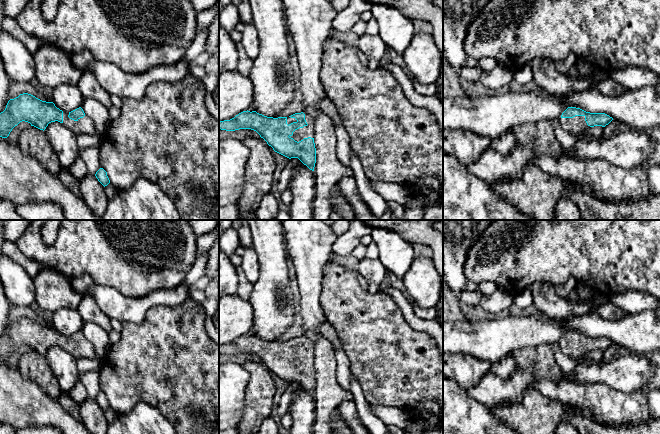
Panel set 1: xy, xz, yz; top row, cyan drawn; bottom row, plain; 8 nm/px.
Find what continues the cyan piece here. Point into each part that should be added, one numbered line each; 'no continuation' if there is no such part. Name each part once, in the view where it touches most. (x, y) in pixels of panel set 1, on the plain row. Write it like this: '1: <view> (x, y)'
1: xz (307, 355)

